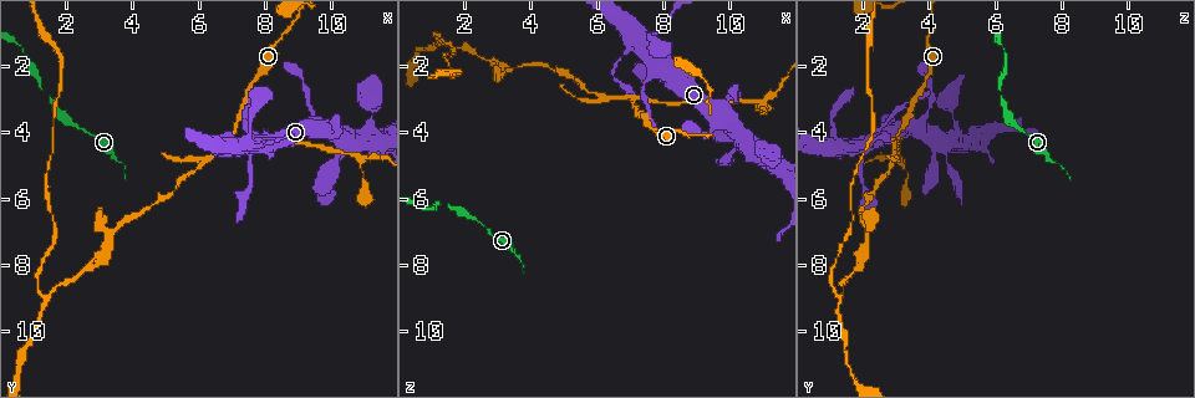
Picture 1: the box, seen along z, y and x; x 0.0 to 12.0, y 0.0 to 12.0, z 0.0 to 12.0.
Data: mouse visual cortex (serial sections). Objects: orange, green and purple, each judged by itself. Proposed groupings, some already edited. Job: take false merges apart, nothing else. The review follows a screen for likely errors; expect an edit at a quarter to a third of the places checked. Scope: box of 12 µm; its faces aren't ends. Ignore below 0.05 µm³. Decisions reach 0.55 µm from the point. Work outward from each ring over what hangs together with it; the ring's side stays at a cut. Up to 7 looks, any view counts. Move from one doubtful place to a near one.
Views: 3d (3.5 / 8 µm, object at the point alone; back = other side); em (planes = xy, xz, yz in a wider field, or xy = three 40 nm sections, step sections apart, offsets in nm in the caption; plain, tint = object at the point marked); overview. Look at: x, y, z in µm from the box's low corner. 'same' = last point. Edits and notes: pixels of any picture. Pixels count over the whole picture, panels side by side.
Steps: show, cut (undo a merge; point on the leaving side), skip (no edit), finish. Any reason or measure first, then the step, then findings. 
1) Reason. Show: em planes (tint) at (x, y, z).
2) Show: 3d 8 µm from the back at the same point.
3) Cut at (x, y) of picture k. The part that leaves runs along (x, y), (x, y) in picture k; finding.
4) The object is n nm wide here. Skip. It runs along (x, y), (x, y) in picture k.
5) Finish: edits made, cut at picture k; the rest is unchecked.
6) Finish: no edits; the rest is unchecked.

Looks like a crossing. Show: 3d 3.5 µm at (7.4, 4.1, 1.2).

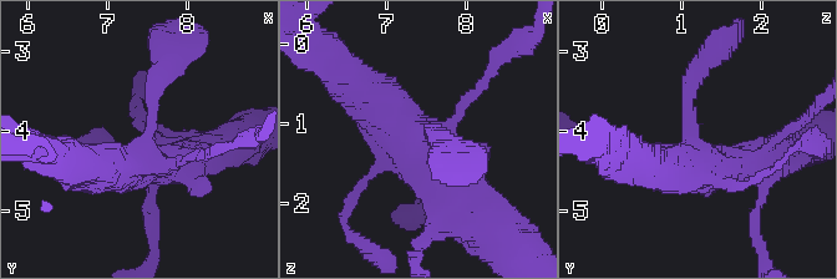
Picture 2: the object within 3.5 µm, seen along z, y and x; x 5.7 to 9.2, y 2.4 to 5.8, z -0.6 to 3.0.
Shape alone is not enough. Show: em xy step 2 (tint) at (7.40, 4.20, 1.20).

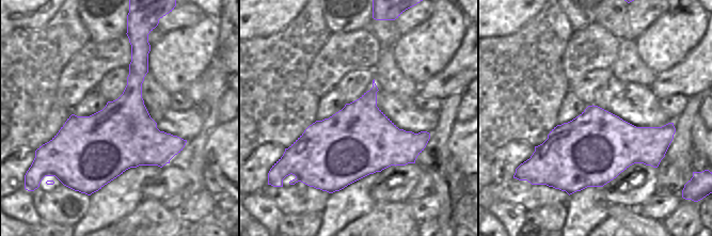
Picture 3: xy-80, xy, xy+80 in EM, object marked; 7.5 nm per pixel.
Skip. It runs along (465, 208), (354, 84) in picture 2; all the same cell.

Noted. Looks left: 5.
Three-way junction. Show: 3d 3.5 µm at (7.0, 4.2, 3.0).

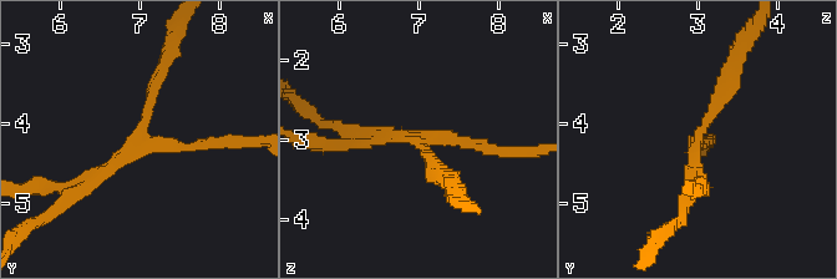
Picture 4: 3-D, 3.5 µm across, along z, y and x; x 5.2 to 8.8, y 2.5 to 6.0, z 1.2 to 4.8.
Shape alone is not enough. Show: em xy step 5 (tint) at (7.00, 4.15, 3.00).

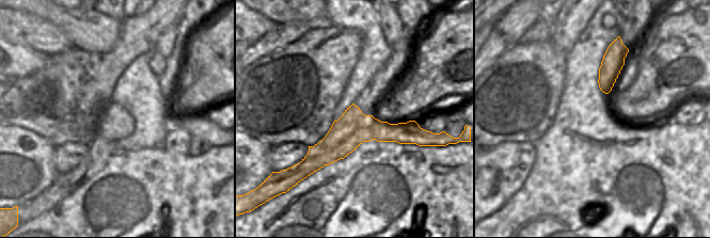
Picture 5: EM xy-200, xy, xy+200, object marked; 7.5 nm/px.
3 arms meet here. Cut at (188, 147) of picture 4. A border runs along (372, 115), (336, 147), (308, 155) in picture 5; two cells meet here.

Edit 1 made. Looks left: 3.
See it whole again. Show: overview.

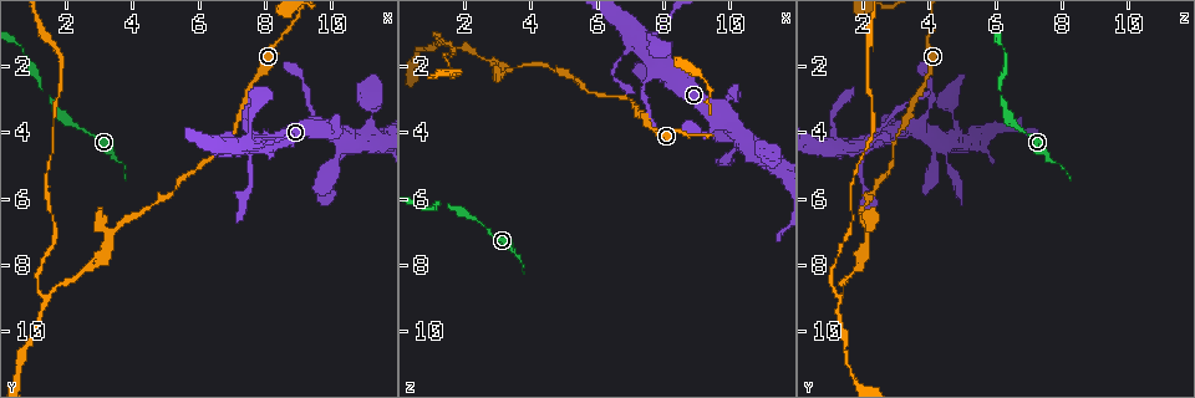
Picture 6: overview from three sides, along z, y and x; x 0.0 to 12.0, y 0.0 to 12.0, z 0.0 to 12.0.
A narrow waist. Show: 3d 3.5 µm from the back at (2.4, 3.9, 6.6).

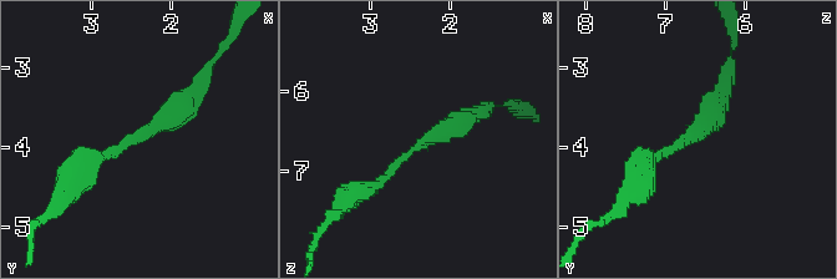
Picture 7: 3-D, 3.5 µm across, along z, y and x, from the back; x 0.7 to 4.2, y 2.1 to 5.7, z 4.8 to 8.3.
The arms are 150, 300 nm wide. Show: em xy step 3 (tint) at (2.40, 3.90, 6.65).

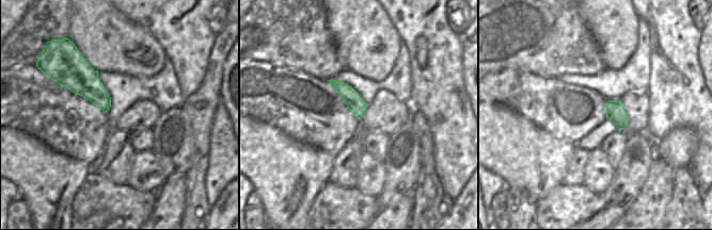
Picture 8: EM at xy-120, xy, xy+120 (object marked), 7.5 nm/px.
Skip. It runs along (84, 167), (176, 113), (198, 86) in picture 7; all the same cell.

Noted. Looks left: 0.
Finish: edits made, cut at picture 4; the rest is unchecked.

